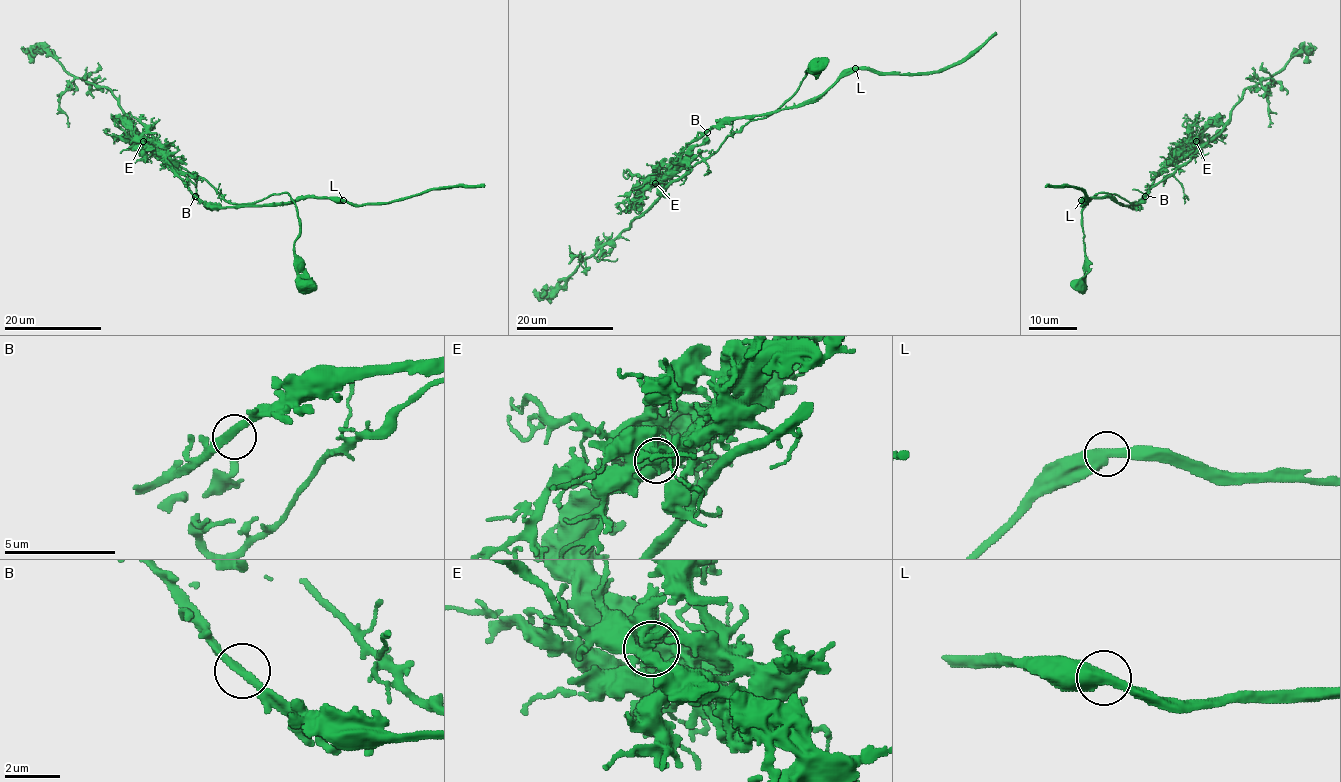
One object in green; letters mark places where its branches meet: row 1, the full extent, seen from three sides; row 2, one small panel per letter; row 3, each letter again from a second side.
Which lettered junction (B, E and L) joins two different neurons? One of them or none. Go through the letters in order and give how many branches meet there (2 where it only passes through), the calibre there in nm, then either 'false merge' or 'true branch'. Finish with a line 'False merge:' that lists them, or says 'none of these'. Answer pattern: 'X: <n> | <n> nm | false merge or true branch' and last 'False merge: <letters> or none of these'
B: 2 | 320 nm | true branch
E: 2 | 850 nm | false merge
L: 2 | 500 nm | true branch
False merge: E

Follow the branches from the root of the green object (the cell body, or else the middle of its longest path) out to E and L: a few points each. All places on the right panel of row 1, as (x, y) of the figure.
E: (1144, 194), (1154, 179), (1196, 141)
L: (1144, 194), (1132, 207), (1122, 205), (1112, 197), (1081, 201)

